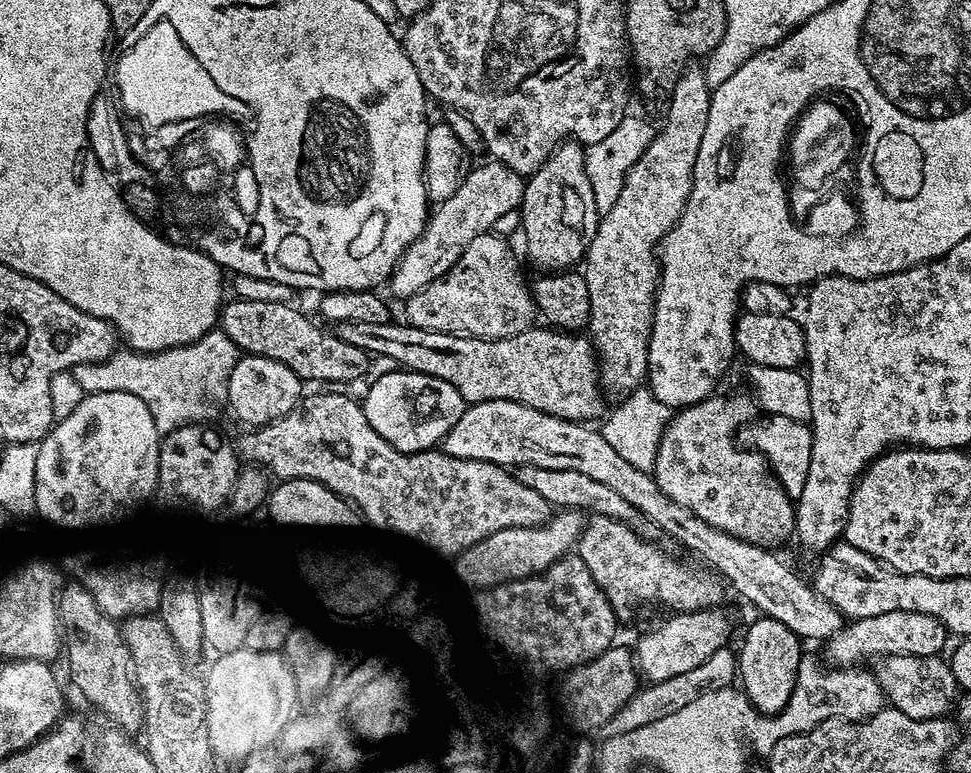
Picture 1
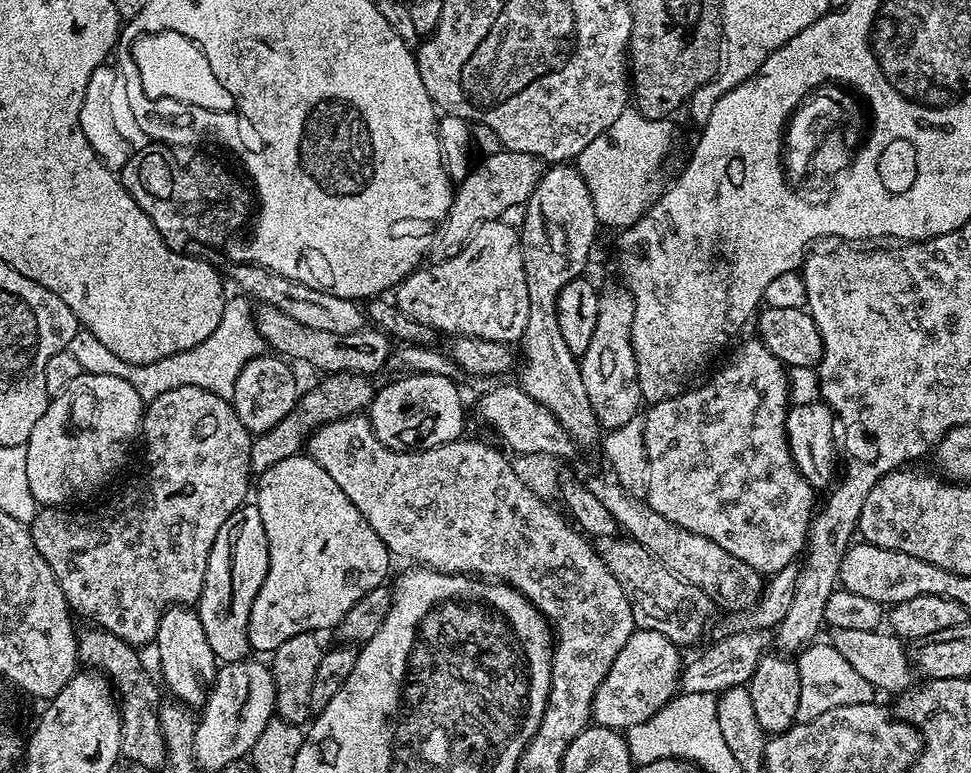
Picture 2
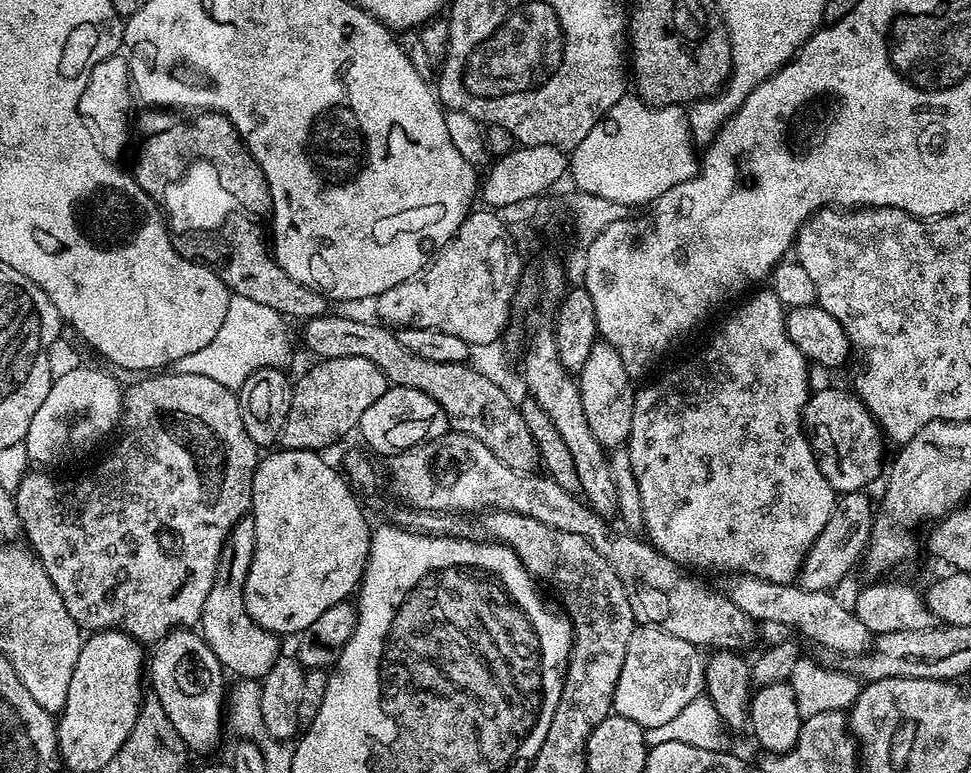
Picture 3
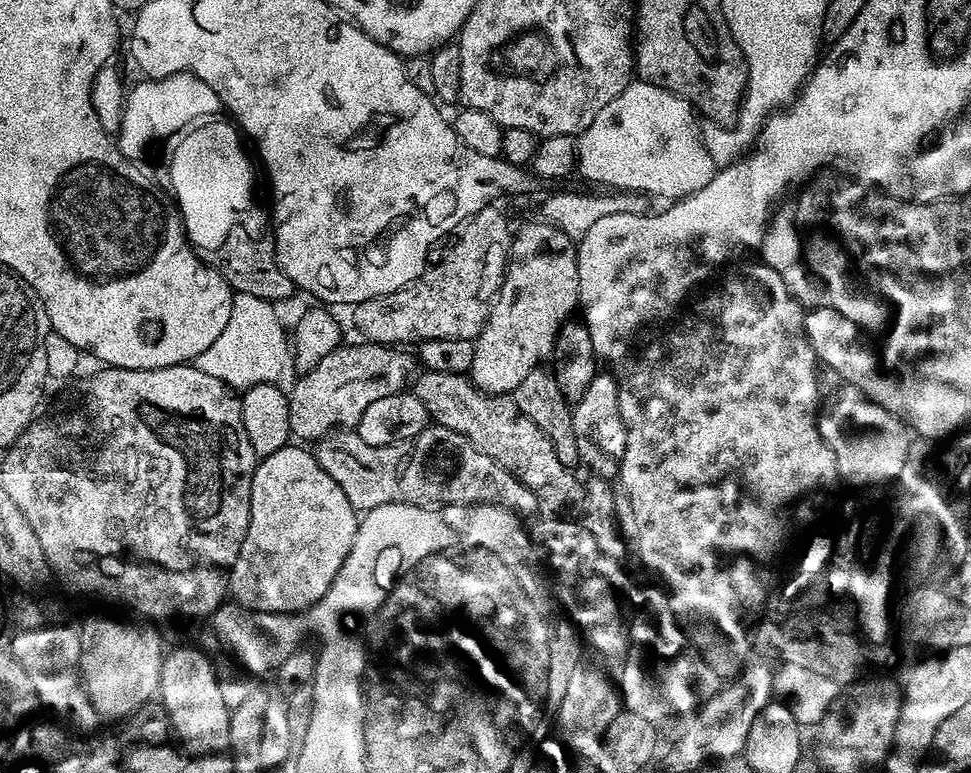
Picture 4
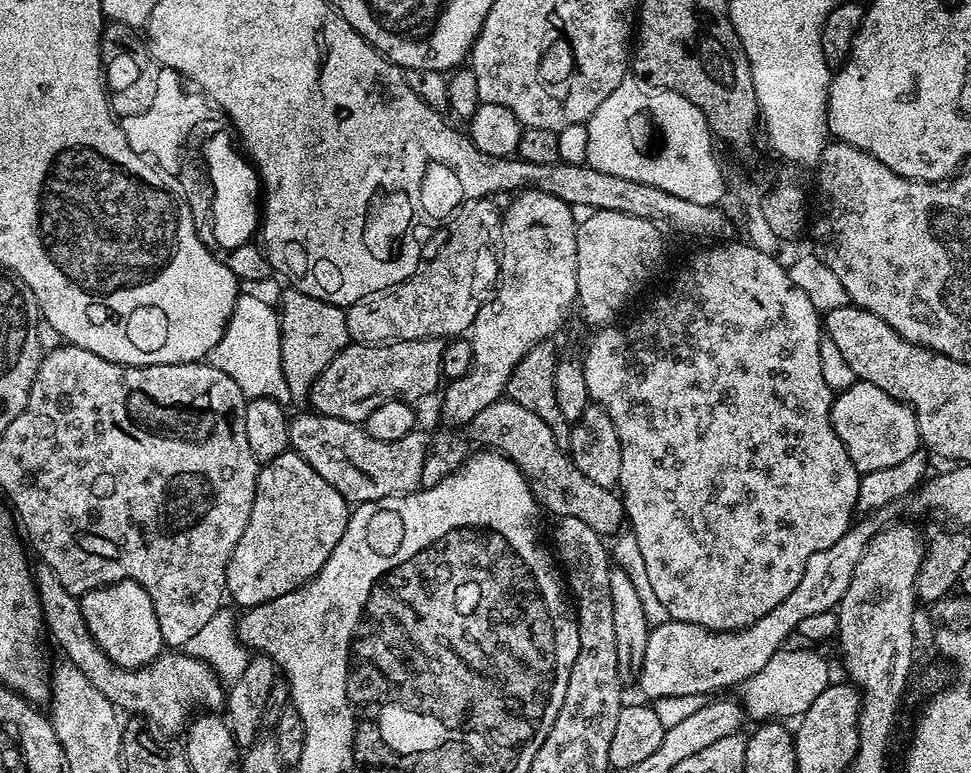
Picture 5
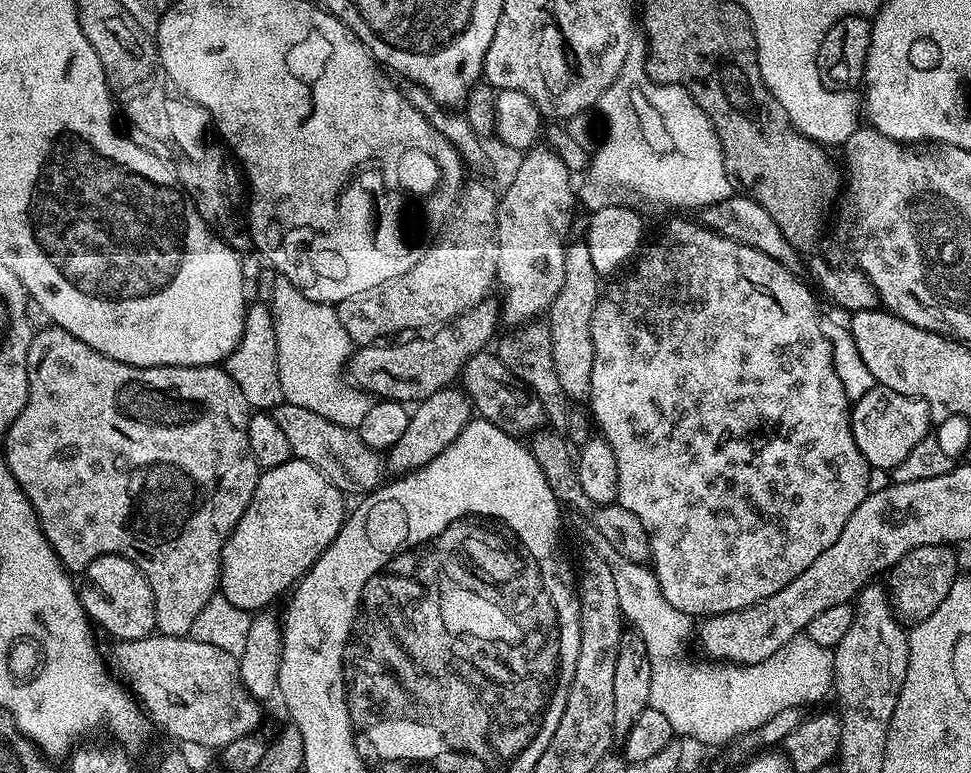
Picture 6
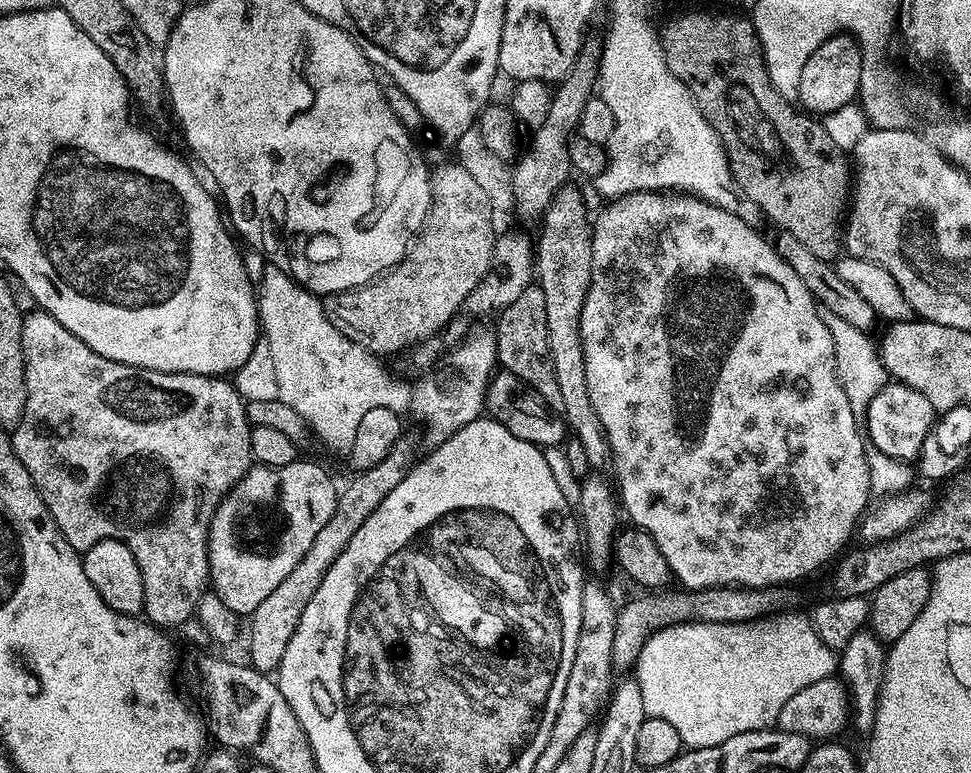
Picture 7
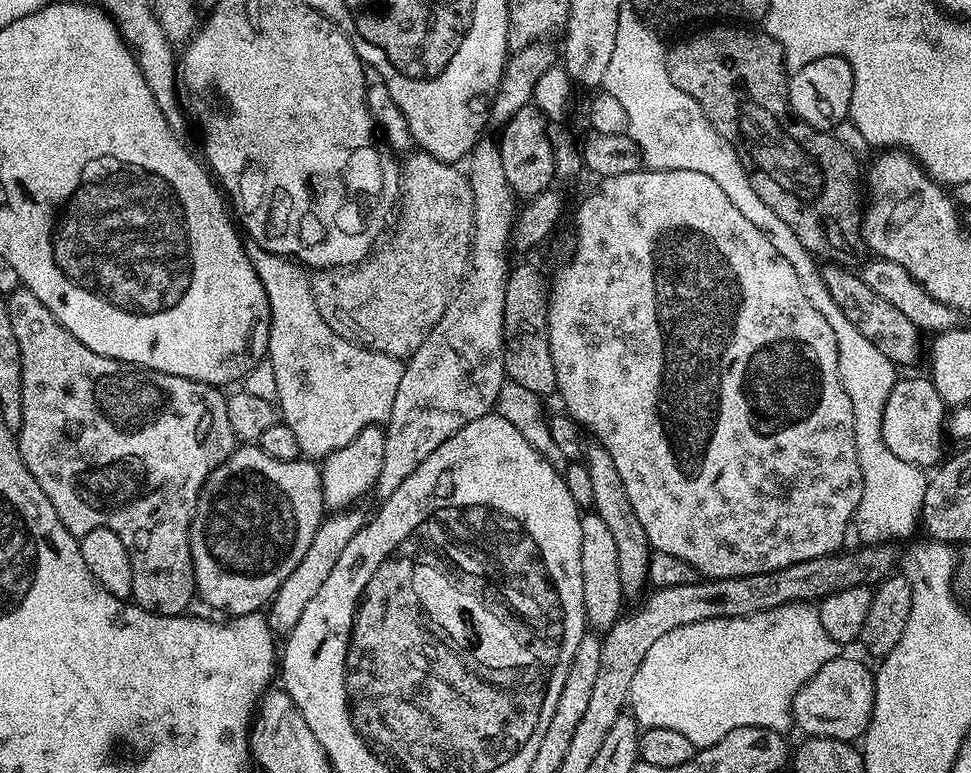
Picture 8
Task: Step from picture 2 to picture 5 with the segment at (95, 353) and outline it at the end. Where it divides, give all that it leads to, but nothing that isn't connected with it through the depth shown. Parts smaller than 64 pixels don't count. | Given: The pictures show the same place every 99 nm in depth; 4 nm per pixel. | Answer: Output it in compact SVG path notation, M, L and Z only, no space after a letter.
M241 291L234 302L234 310L222 338L218 338L206 360L222 370L222 374L229 376L248 400L270 398L288 406L293 403L293 398L290 386L286 386L286 374L282 374L280 312L273 305L272 308L262 297Z

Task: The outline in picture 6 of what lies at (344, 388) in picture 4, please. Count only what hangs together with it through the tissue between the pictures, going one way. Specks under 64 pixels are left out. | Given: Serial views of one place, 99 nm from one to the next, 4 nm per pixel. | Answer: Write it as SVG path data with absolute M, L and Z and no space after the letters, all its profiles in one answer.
M486 298L480 304L476 304L470 310L466 310L453 320L447 320L445 324L433 327L427 334L416 334L411 338L404 338L401 344L396 342L377 342L367 346L360 346L352 353L346 369L351 383L361 392L372 398L382 400L398 400L401 402L419 402L434 394L438 390L449 387L459 377L464 369L464 363L474 354L485 351L496 332L496 324L501 323L500 310L495 299Z

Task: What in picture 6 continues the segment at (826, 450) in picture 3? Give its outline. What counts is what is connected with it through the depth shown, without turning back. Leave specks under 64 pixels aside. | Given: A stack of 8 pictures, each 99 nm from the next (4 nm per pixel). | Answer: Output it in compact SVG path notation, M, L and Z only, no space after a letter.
M879 386L862 394L862 398L855 401L850 408L852 437L858 450L863 454L864 461L873 469L891 470L894 466L898 466L898 462L902 462L902 458L906 458L906 454L910 454L910 450L914 450L914 446L918 446L918 442L922 442L922 438L929 435L928 424L930 425L930 417L924 400L919 400L916 396L903 396Z

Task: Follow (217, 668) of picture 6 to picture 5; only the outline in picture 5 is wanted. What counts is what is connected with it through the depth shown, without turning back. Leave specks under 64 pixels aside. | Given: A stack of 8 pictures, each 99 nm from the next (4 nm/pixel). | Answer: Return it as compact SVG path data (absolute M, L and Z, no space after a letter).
M40 562L35 565L34 575L47 633L60 643L61 650L68 655L65 656L67 663L82 670L82 674L86 674L92 685L106 694L117 710L132 712L128 714L143 718L166 733L176 734L180 727L181 731L189 723L197 710L220 710L225 707L226 688L215 670L183 650L165 650L141 668L119 668L94 642L86 626L86 618L82 618L79 599L72 596L62 582L58 582L58 574Z

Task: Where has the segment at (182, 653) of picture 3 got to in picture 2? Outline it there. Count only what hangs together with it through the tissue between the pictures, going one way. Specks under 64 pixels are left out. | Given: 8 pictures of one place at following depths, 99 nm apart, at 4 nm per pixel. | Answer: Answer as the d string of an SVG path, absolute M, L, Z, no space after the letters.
M188 606L167 608L158 622L155 648L160 659L160 672L164 675L163 687L167 691L169 688L179 703L193 710L202 709L215 681L218 661L214 650L210 650L210 642L206 642L206 630L202 630L199 611Z

